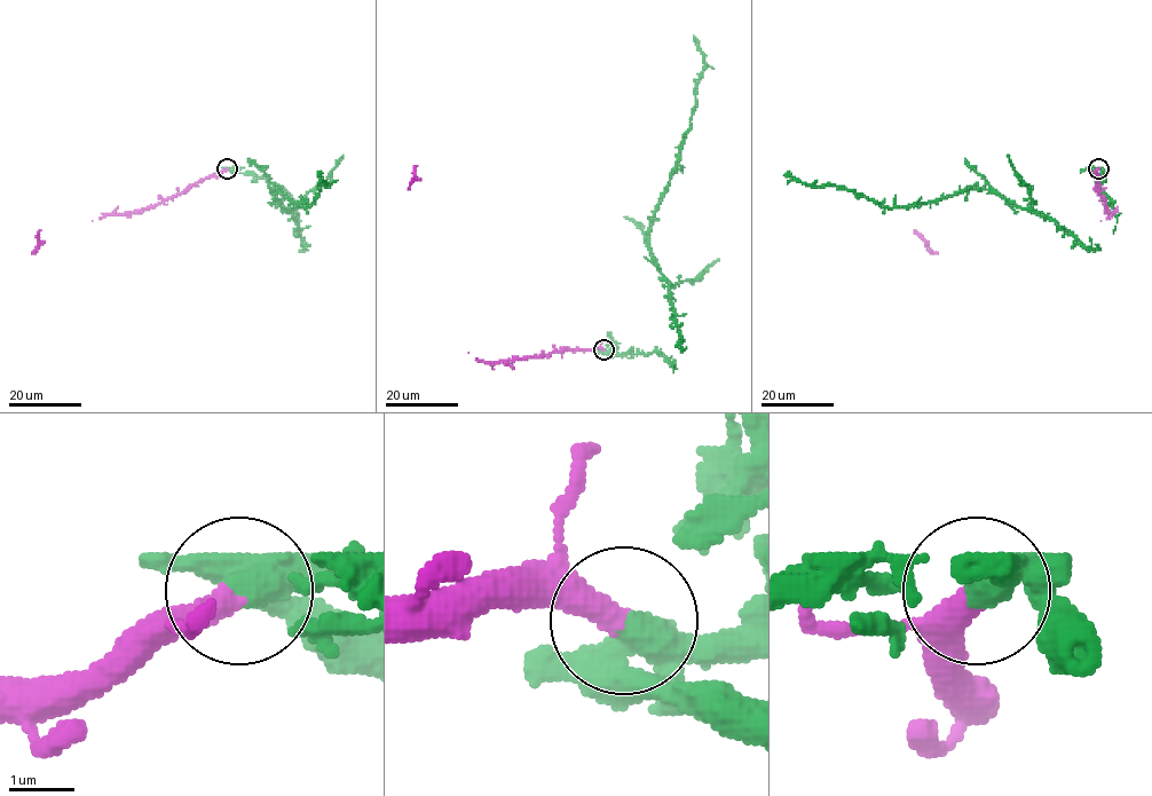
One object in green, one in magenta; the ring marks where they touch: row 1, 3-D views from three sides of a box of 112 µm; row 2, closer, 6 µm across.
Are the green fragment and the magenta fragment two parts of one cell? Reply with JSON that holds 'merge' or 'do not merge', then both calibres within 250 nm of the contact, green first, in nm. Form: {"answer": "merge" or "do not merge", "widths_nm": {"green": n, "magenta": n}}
{"answer": "do not merge", "widths_nm": {"green": 650, "magenta": 400}}

